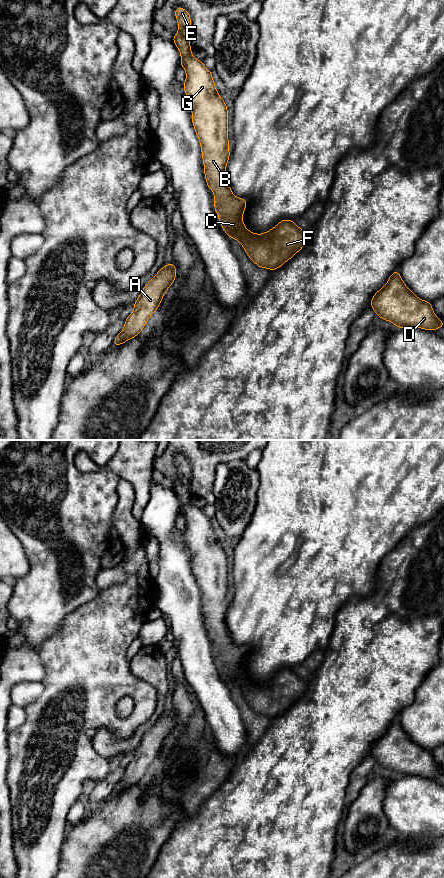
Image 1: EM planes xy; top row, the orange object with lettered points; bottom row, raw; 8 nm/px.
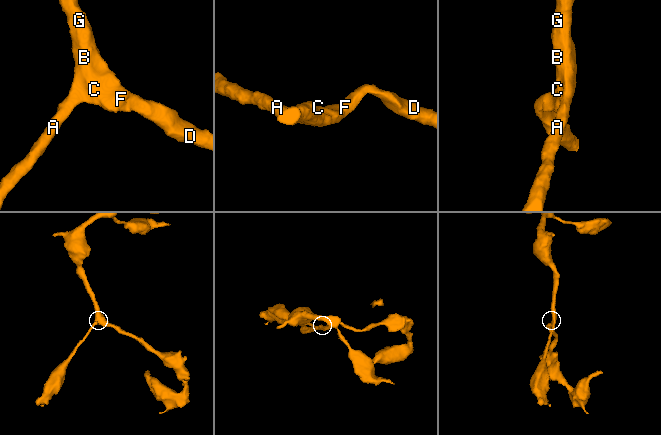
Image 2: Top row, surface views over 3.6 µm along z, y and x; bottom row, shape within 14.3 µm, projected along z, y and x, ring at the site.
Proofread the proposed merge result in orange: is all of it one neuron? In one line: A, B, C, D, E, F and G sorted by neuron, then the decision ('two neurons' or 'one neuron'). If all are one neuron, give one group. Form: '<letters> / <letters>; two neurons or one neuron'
A B C D E F G; one neuron

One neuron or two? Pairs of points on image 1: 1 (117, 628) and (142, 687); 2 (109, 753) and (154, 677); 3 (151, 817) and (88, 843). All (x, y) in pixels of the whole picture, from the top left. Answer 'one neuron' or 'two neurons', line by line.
1: one neuron
2: one neuron
3: one neuron

